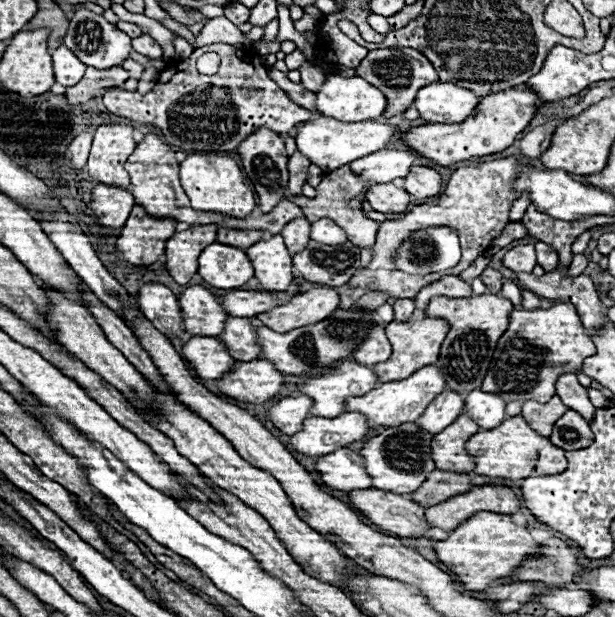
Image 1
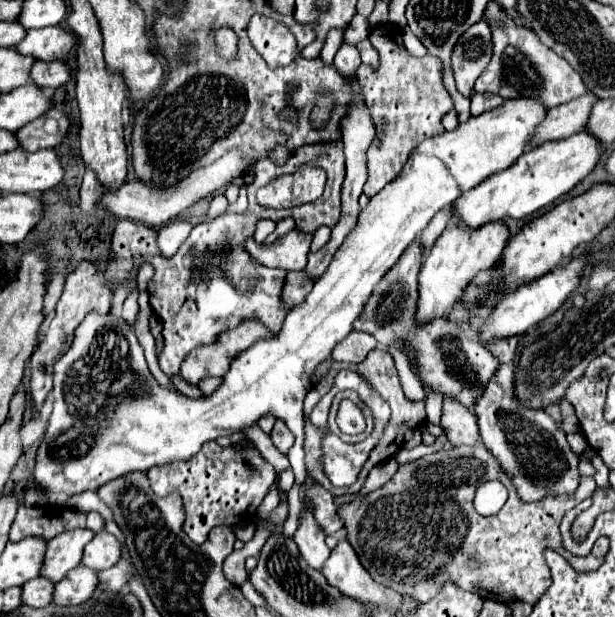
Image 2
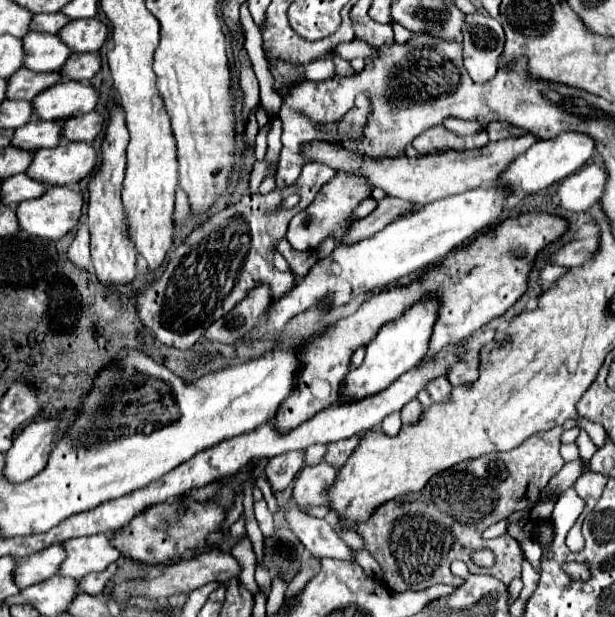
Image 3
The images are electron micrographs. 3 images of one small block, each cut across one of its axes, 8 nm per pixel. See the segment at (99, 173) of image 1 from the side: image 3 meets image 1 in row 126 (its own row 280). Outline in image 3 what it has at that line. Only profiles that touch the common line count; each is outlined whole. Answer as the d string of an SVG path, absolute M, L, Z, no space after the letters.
M110 106L110 124L102 142L102 162L98 170L90 176L90 198L88 198L88 232L92 248L92 264L98 282L108 290L116 290L122 284L128 284L136 276L136 250L124 228L124 206L120 200L124 170L126 170L126 146L128 130L124 126L124 114L120 106Z

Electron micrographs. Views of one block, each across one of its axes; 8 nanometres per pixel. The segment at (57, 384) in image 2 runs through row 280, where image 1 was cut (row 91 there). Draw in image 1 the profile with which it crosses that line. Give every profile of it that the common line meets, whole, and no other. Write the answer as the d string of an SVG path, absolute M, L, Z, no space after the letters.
M330 74L316 92L316 110L340 122L374 120L382 116L384 106L384 94L358 76L342 78Z

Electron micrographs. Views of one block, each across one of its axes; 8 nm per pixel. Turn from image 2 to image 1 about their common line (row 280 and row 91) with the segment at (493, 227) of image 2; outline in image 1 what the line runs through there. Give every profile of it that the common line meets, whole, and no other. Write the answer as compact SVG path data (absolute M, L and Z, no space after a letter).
M432 82L424 88L418 90L416 94L416 100L412 104L418 112L420 112L420 118L424 118L426 122L436 122L436 124L458 124L462 120L466 120L472 110L478 106L478 98L474 96L474 92L466 90L466 88L460 88L456 84L450 84L450 82Z

